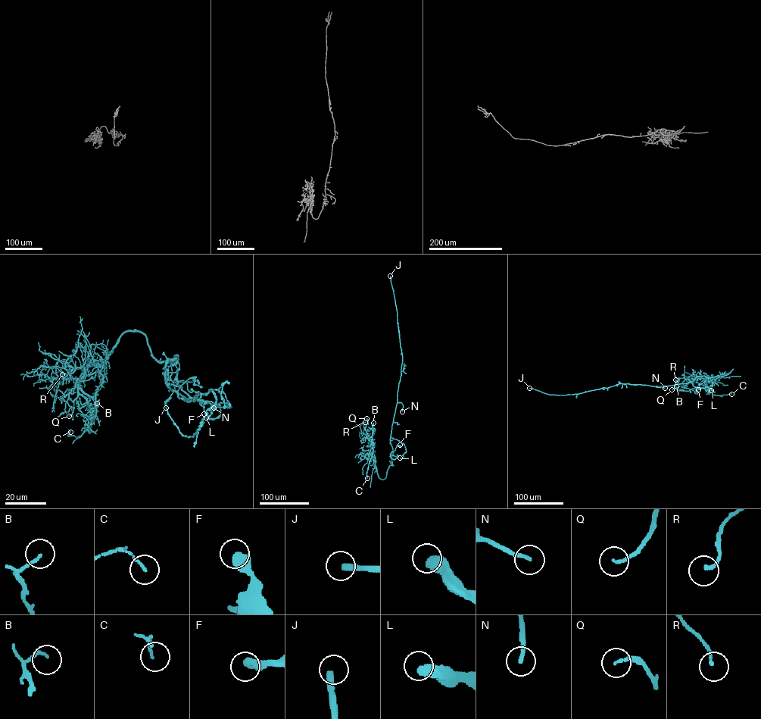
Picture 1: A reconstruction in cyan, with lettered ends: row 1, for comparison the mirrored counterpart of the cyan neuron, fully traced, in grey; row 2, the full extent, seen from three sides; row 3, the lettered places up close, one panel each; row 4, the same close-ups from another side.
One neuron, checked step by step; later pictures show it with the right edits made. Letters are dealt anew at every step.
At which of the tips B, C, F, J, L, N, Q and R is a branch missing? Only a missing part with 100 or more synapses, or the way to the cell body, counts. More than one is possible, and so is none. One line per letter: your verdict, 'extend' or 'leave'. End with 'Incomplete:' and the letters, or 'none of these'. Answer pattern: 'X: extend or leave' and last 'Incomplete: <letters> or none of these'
B: leave
C: leave
F: leave
J: extend
L: leave
N: leave
Q: leave
R: leave
Incomplete: J

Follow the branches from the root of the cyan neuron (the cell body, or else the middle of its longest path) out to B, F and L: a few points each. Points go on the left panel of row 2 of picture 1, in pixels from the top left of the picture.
B: (179, 397), (165, 382), (177, 356), (159, 361), (126, 331), (82, 375), (91, 419), (97, 403)
F: (179, 397), (165, 382), (165, 364), (175, 358), (176, 380), (200, 395), (204, 414)
L: (179, 397), (167, 382), (178, 386), (199, 401), (231, 407), (222, 403), (218, 417), (206, 417)

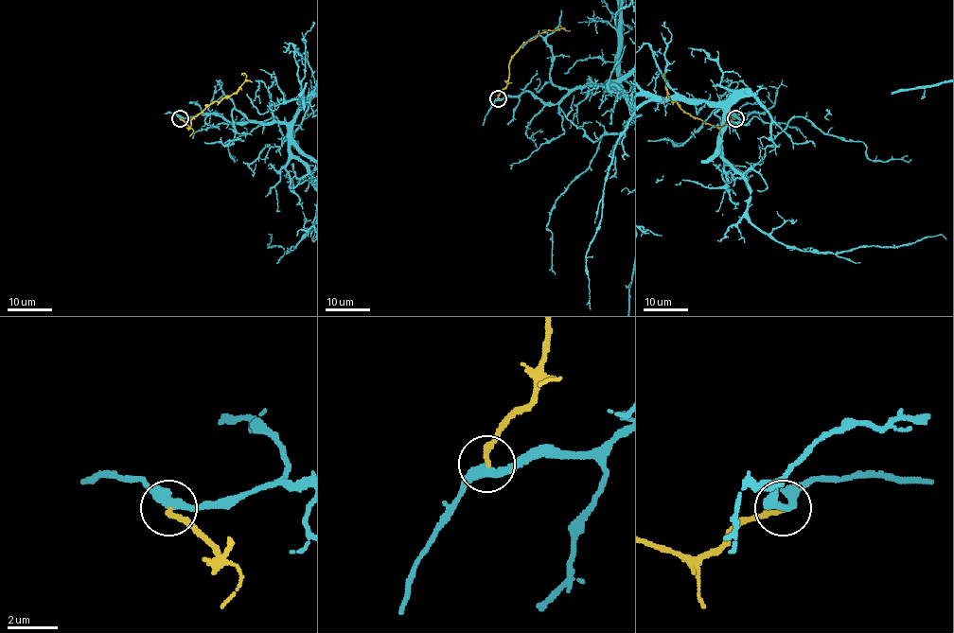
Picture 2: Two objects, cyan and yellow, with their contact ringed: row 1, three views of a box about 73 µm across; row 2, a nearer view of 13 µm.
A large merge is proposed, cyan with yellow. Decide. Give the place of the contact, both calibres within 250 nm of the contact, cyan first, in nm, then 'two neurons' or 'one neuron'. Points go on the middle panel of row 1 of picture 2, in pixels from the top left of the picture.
place (498, 98); calibres 360 and 220 nm; one neuron

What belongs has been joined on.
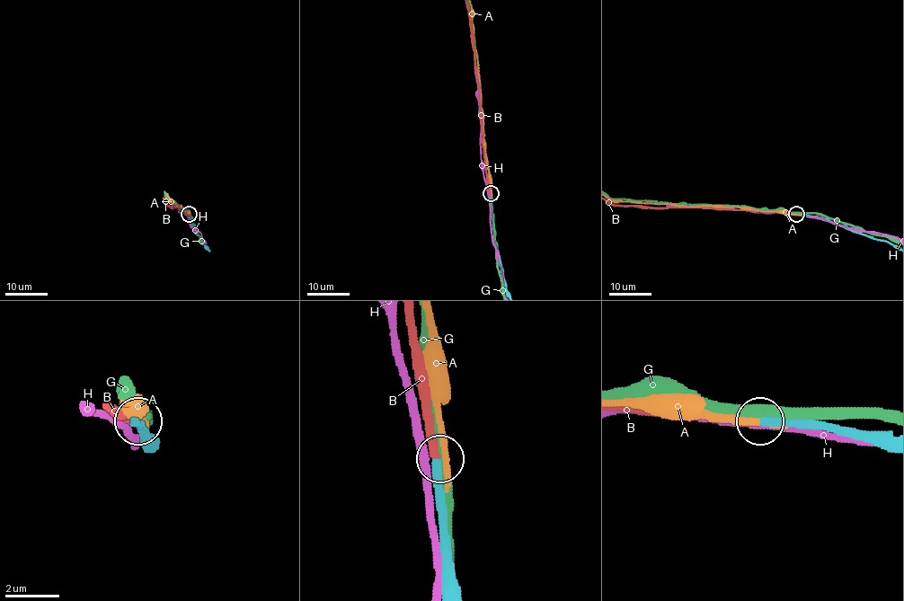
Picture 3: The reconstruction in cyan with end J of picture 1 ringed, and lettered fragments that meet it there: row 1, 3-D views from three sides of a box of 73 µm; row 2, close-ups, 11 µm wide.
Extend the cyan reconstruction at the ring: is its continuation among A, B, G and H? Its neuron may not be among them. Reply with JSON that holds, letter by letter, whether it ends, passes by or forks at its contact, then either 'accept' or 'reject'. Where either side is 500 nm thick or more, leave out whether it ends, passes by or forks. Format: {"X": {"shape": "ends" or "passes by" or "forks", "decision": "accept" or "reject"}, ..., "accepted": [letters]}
{"A": {"shape": "ends", "decision": "reject"}, "B": {"shape": "ends", "decision": "accept"}, "G": {"shape": "passes by", "decision": "reject"}, "H": {"shape": "passes by", "decision": "reject"}, "accepted": ["B"]}

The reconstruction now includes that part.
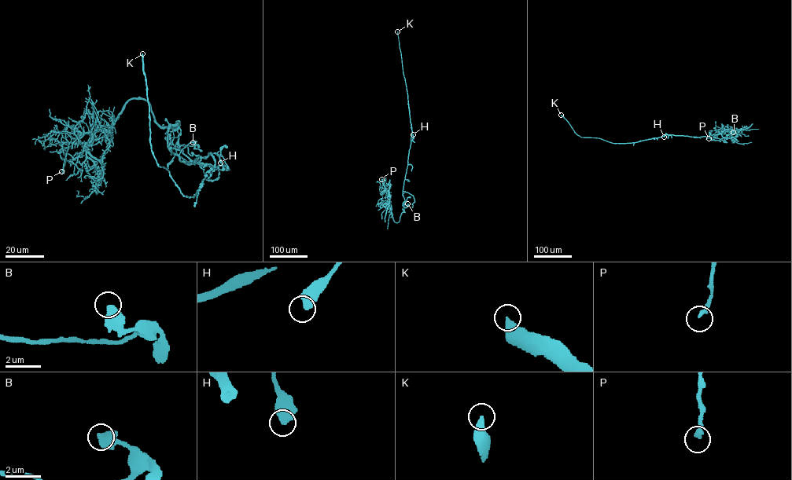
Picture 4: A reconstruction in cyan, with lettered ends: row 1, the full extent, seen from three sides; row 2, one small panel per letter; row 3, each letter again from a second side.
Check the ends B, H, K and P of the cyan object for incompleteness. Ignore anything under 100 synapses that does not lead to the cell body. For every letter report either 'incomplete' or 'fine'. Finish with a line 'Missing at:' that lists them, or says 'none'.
B: fine
H: fine
K: incomplete
P: fine
Missing at: K

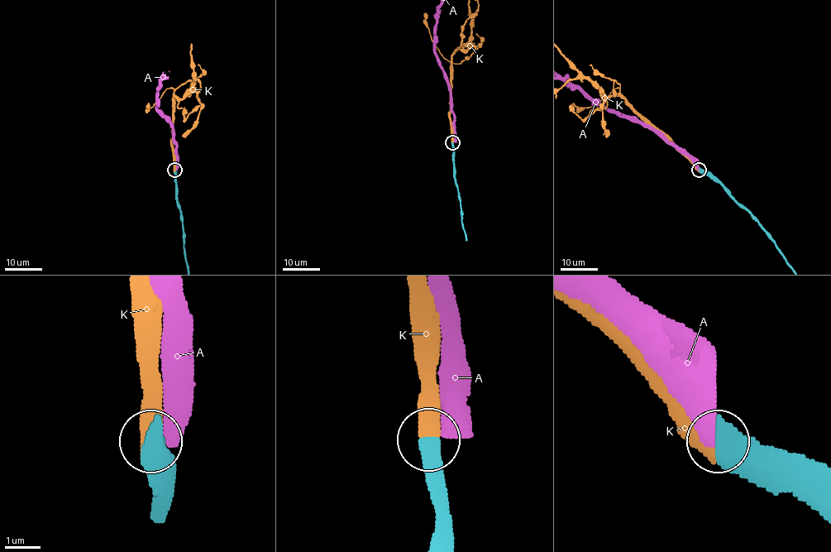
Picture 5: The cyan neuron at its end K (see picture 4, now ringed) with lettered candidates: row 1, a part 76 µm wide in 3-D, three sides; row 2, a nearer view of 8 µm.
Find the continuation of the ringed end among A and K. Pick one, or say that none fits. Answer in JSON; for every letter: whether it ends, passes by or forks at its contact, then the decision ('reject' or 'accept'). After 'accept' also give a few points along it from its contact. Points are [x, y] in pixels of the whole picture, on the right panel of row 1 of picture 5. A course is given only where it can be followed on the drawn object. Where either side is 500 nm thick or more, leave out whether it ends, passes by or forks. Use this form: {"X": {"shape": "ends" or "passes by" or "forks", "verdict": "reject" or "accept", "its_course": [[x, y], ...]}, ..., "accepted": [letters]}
{"A": {"verdict": "reject"}, "K": {"verdict": "accept"}, "accepted": ["K"]}

